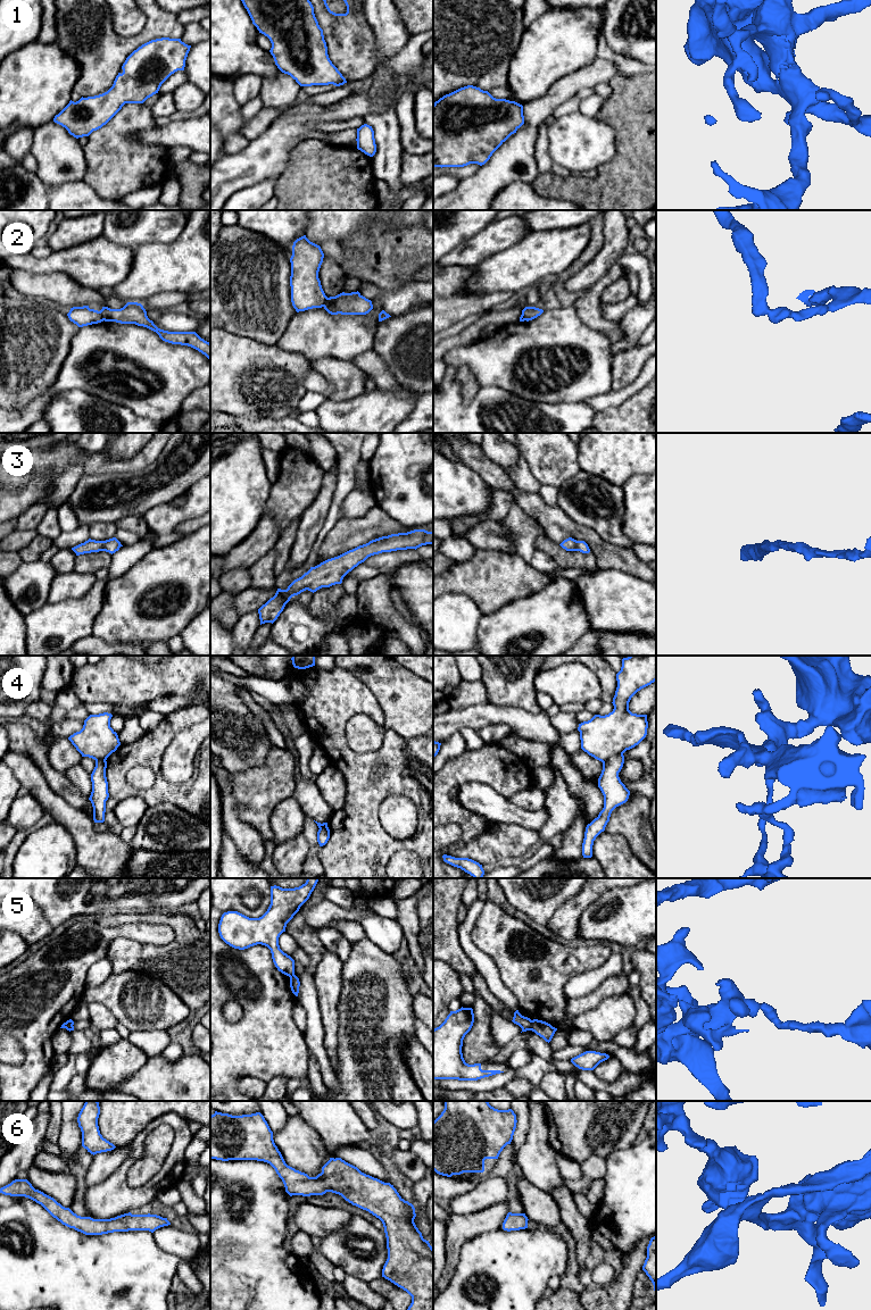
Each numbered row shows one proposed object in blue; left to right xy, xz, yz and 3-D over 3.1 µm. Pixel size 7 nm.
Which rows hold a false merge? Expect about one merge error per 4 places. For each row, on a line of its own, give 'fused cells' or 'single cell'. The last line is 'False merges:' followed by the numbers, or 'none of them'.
1: single cell
2: fused cells
3: single cell
4: fused cells
5: fused cells
6: single cell
False merges: 2, 4, 5

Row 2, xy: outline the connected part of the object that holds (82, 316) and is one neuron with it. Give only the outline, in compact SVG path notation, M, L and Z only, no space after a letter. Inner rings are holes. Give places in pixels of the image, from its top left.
M89 306L73 307L67 316L69 320L76 324L78 327L103 322L100 311L90 309Z

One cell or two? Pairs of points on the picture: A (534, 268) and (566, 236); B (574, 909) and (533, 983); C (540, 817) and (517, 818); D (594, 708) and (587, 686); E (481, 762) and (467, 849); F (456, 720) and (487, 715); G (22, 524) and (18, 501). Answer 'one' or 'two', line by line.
A: one
B: two
C: one
D: two
E: two
F: one
G: two

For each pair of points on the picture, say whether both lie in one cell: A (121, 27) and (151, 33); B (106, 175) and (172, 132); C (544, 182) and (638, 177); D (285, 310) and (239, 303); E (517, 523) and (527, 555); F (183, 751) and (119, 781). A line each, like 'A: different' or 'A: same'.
A: different
B: different
C: same
D: same
E: same
F: different

